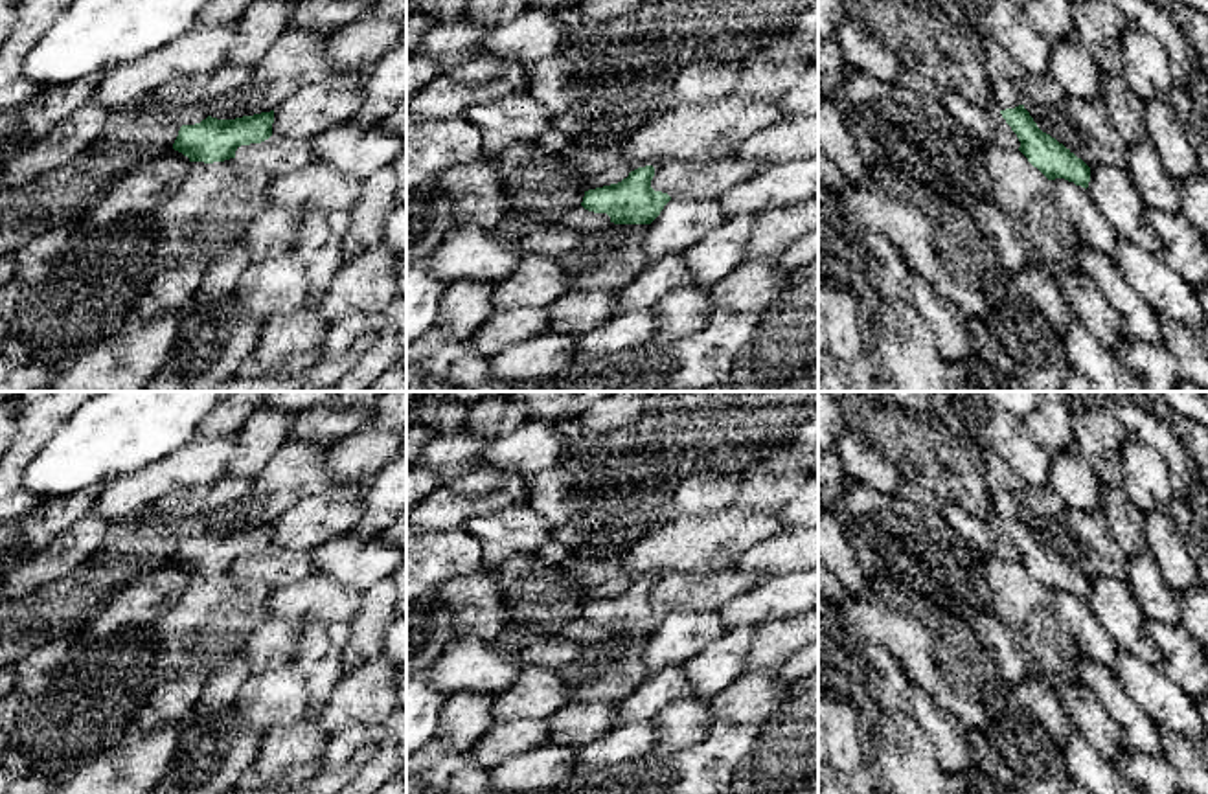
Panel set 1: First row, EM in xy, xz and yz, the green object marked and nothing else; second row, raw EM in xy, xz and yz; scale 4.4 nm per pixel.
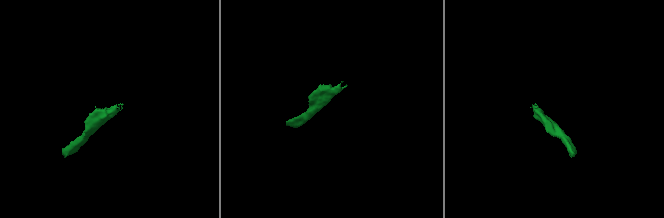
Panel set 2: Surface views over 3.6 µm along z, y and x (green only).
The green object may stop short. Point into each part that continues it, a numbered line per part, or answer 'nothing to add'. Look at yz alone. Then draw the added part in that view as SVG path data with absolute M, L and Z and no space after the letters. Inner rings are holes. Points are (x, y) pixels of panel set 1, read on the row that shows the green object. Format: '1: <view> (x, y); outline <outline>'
1: yz (1004, 94); outline M991 75L989 83L993 88L993 101L998 112L1024 105L1022 96L1008 79Z

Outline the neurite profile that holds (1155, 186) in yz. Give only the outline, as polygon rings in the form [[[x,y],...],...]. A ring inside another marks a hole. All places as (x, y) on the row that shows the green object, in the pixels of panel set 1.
[[[1149,140],[1129,143],[1125,171],[1147,208],[1180,213],[1177,180],[1166,171],[1158,151]]]

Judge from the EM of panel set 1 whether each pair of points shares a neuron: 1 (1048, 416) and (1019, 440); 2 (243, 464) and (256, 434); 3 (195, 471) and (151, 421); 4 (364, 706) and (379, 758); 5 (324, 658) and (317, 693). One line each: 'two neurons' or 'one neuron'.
1: two neurons
2: one neuron
3: two neurons
4: two neurons
5: one neuron

